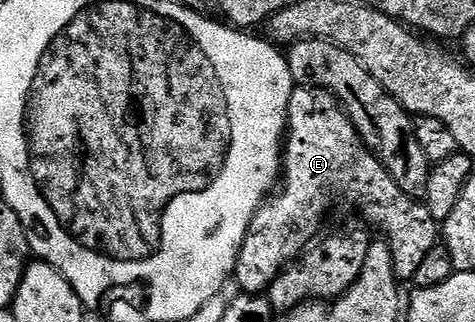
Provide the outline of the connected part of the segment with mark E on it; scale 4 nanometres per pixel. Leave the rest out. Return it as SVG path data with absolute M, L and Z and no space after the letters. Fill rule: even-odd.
M295 86L290 93L288 125L282 148L282 182L274 197L269 198L256 212L242 241L242 249L238 253L234 272L234 283L240 286L239 290L246 295L264 295L273 281L284 272L284 268L296 262L313 246L314 240L321 234L320 226L323 225L324 218L327 217L335 199L348 207L356 207L360 203L360 211L364 214L365 221L388 231L384 233L392 249L397 280L415 280L418 265L422 265L426 253L430 253L430 249L438 245L437 219L430 217L430 209L419 198L398 189L394 177L390 177L382 161L372 154L369 147L364 144L364 140L360 138L356 126L344 112L334 92L322 90L321 87Z

